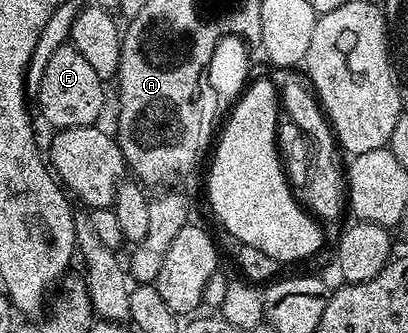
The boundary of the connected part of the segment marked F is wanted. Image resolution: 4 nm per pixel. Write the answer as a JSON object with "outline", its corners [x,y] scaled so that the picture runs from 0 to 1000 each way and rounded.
{"outline":[[[162,129],[123,171],[113,213],[103,222],[103,258],[83,291],[98,309],[98,336],[127,390],[150,384],[223,384],[238,369],[245,333],[255,324],[257,243],[240,234],[230,198],[191,162],[174,129]]]}

